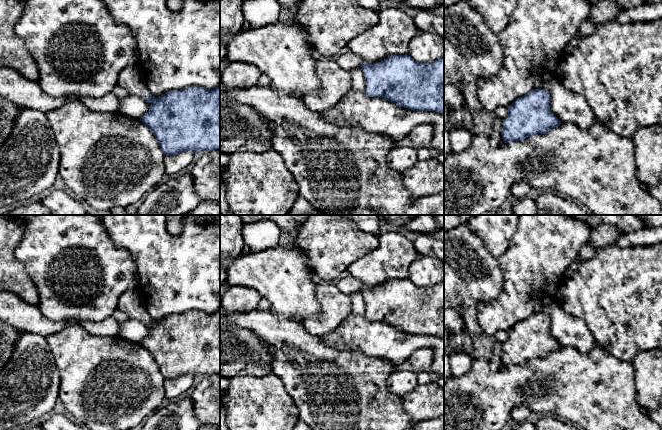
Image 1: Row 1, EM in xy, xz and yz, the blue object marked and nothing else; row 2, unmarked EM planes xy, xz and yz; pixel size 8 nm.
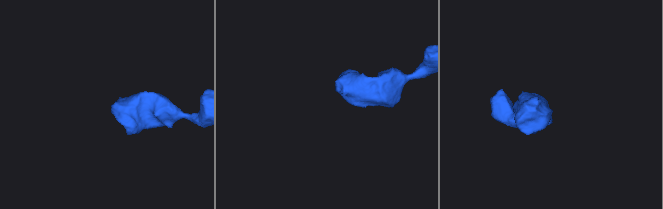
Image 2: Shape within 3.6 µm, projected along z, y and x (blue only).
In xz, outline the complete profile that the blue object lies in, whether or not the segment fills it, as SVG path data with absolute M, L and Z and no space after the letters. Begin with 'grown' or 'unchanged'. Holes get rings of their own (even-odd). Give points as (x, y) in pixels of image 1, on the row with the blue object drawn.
unchanged | M408 54L391 55L378 63L363 63L360 67L365 77L366 95L387 99L411 110L444 113L444 56L432 63L418 63Z

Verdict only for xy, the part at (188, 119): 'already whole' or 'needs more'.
needs more

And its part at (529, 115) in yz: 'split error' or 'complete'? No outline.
complete

